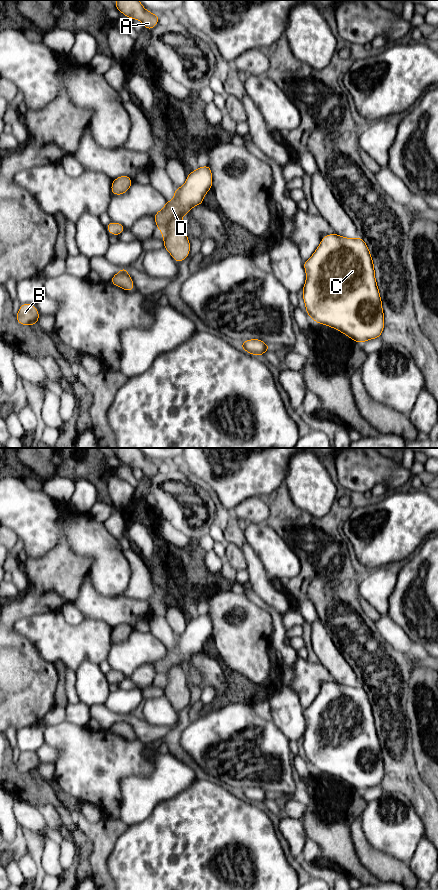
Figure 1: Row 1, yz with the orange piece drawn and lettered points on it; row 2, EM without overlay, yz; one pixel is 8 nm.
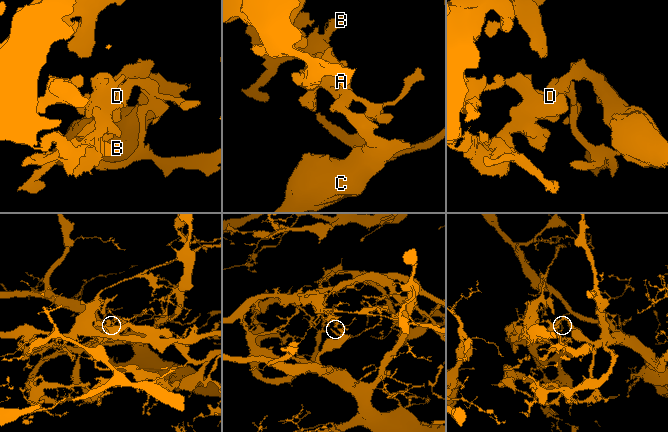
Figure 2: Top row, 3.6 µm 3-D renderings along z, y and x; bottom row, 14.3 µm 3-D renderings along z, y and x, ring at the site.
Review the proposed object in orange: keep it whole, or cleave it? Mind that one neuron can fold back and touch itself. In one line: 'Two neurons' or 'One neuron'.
Two neurons

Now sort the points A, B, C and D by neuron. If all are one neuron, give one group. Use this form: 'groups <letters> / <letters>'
groups A B / C D

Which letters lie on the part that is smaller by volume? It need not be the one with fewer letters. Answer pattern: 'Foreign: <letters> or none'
Foreign: A, B

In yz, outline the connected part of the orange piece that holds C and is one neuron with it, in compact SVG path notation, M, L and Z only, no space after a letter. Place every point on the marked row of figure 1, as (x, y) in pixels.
M326 235L303 266L306 272L303 300L310 318L340 331L357 344L380 338L385 325L382 301L374 263L362 238Z

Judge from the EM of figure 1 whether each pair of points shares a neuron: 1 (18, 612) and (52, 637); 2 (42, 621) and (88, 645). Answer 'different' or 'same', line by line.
1: different
2: same

